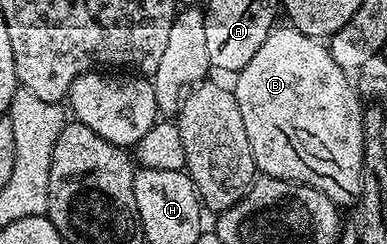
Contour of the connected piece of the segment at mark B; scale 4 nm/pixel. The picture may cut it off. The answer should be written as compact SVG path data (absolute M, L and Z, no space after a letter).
M276 26L261 42L261 50L249 58L249 66L242 68L234 80L237 110L241 110L245 122L256 169L264 176L313 186L337 206L358 205L363 177L365 104L349 73L333 62L330 47L322 39L301 34L290 26Z

